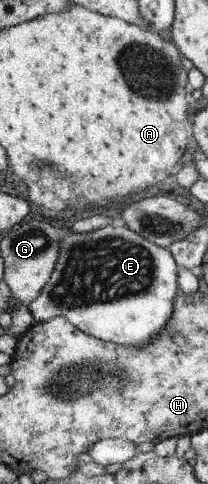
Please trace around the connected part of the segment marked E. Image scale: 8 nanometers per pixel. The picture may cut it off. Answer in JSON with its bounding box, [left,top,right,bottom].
[27,225,178,349]

